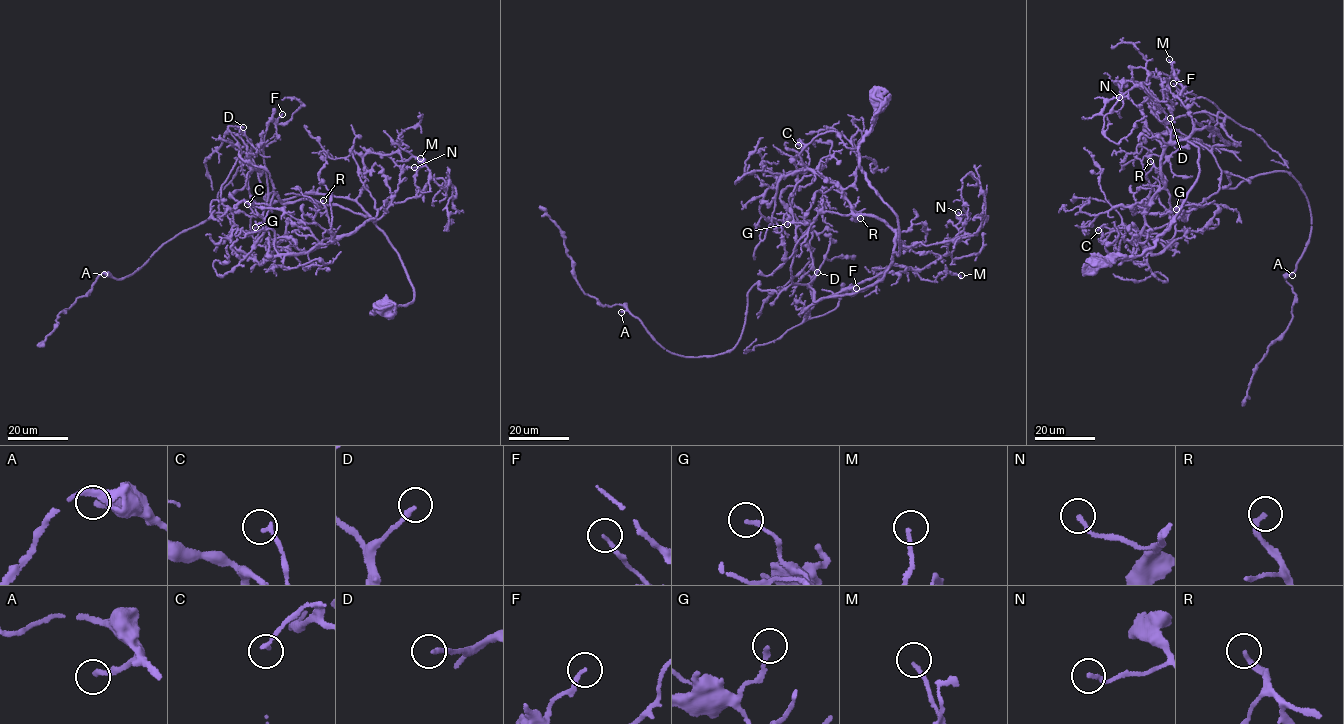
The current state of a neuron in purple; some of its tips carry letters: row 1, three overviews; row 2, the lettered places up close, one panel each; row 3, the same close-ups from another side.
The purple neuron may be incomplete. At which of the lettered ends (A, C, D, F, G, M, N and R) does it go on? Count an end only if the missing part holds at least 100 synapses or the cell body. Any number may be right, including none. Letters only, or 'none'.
R

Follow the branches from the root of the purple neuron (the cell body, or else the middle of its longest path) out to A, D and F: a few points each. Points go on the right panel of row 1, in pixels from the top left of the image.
A: (1091, 263), (1168, 230), (1198, 177), (1188, 136), (1211, 126), (1224, 189), (1275, 171), (1305, 194), (1292, 275)
D: (1091, 263), (1140, 255), (1168, 230), (1198, 177), (1194, 123), (1235, 143), (1226, 118), (1170, 118)
F: (1091, 263), (1140, 255), (1168, 230), (1198, 177), (1194, 123), (1235, 143), (1214, 103), (1173, 83)

